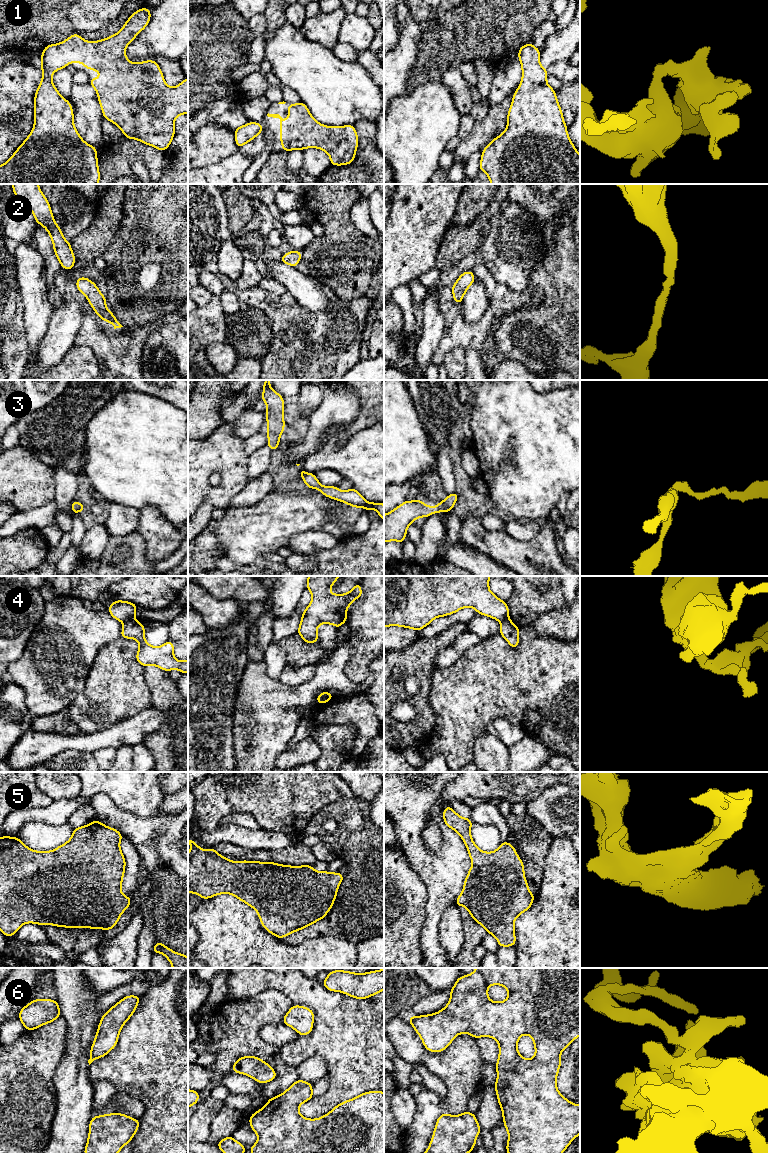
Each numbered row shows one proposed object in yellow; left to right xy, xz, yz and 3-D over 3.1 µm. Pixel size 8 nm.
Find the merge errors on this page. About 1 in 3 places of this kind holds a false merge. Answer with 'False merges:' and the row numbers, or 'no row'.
False merges: 4

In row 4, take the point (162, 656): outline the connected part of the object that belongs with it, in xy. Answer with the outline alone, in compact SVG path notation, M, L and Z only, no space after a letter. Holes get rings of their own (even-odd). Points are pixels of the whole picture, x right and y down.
M129 620L123 622L120 634L121 638L135 639L139 642L139 649L135 657L137 662L144 667L157 666L167 672L177 669L182 674L188 673L188 659L179 661L174 658L174 643L168 640L161 646L151 646L145 640L145 629L141 622Z

